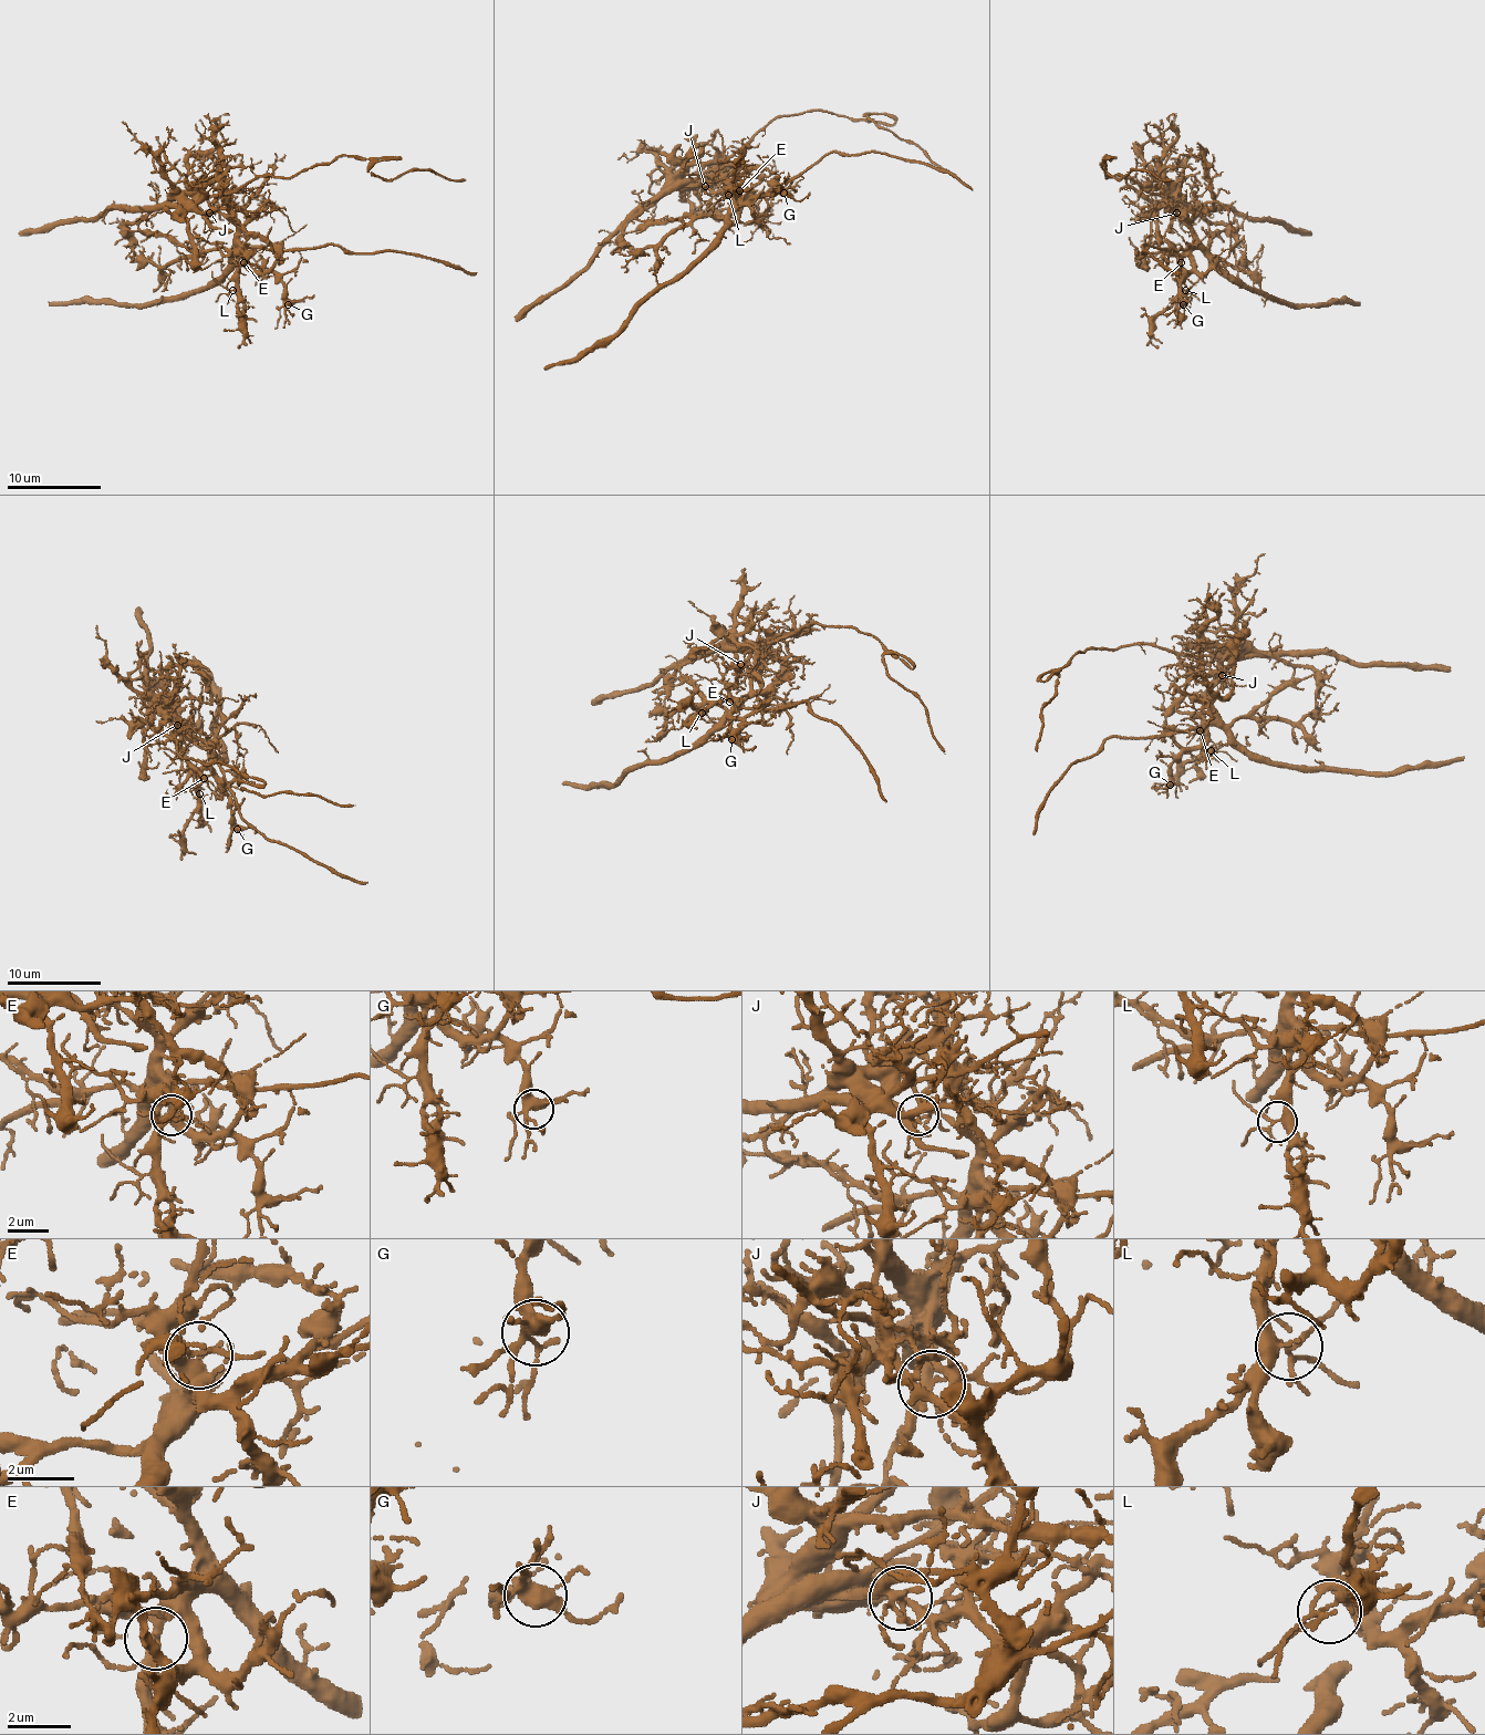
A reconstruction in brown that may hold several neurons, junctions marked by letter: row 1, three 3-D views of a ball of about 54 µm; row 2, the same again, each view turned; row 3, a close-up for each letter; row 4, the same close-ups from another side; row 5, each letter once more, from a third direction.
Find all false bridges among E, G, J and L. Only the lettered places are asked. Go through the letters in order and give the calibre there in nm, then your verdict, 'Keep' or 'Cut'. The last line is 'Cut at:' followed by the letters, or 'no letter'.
E: Thickness 200 nm. Keep
G: Thickness 400 nm. Keep
J: Thickness 240 nm. Cut
L: Thickness 240 nm. Keep
Cut at: J

